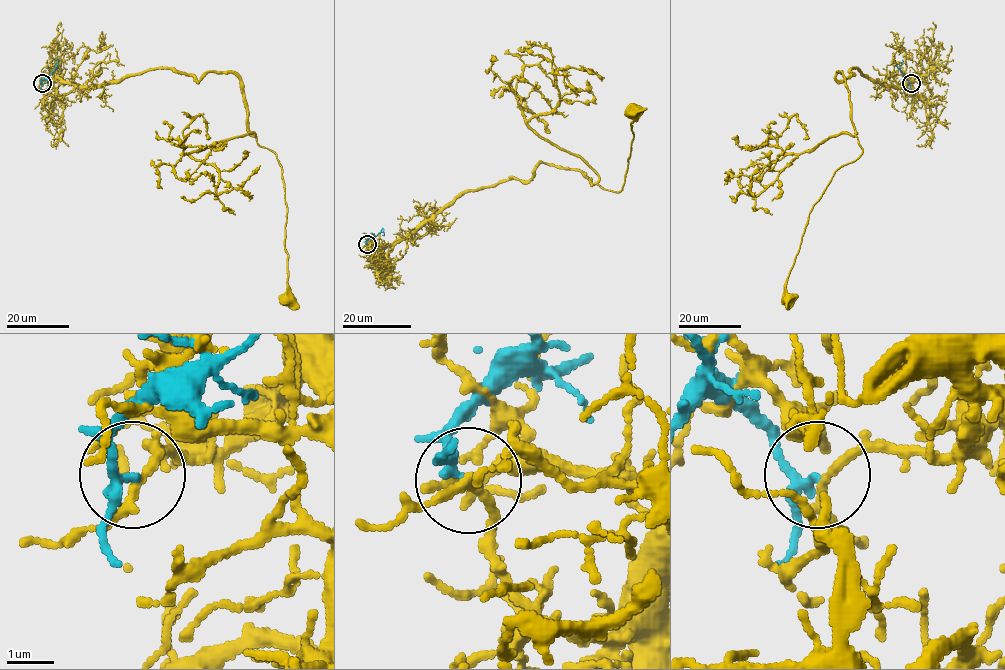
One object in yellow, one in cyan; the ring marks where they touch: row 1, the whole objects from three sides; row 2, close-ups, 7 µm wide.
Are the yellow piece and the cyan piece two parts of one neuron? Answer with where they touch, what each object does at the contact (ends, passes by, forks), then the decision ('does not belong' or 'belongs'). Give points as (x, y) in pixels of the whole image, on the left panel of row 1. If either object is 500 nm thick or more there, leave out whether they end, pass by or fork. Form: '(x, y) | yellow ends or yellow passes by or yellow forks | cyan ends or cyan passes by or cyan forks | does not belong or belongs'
(42, 83) | yellow forks | cyan passes by | does not belong

